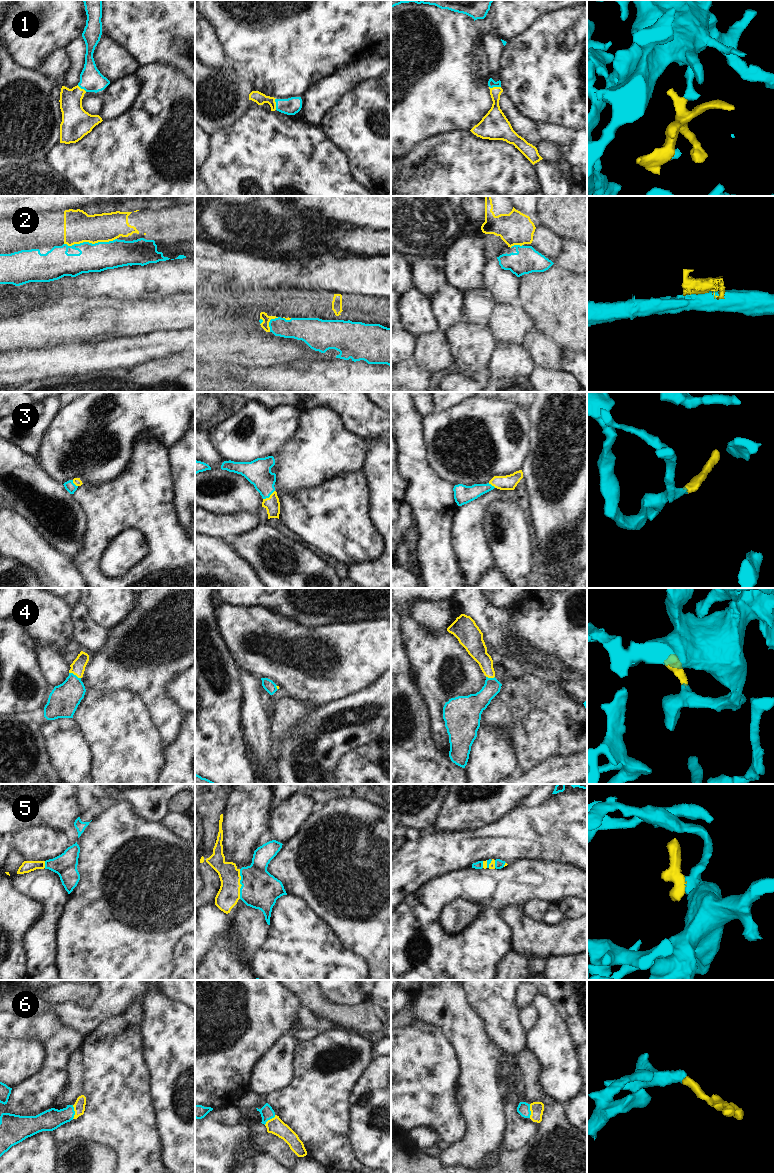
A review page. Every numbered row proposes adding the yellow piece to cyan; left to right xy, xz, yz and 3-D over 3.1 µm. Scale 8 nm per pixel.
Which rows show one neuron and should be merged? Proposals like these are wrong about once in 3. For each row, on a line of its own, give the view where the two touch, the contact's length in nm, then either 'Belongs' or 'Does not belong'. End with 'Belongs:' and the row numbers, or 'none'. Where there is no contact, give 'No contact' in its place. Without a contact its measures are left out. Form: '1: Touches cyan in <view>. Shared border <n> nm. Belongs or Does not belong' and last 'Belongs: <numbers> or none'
1: Touches cyan in yz. Shared border 100 nm. Belongs
2: Touches cyan in xy. Shared border 420 nm. Does not belong
3: Touches cyan in xz. Shared border 120 nm. Belongs
4: Touches cyan in xy. Shared border 110 nm. Belongs
5: Touches cyan in xz. Shared border 240 nm. Belongs
6: Touches cyan in xy. Shared border 110 nm. Belongs
Belongs: 1, 3, 4, 5, 6.

